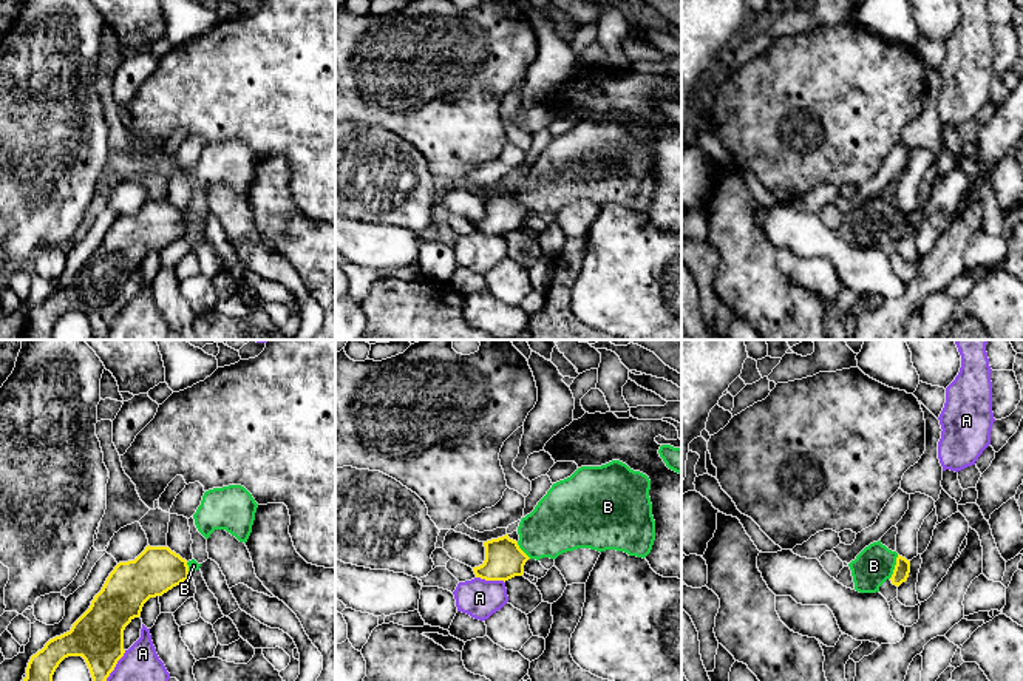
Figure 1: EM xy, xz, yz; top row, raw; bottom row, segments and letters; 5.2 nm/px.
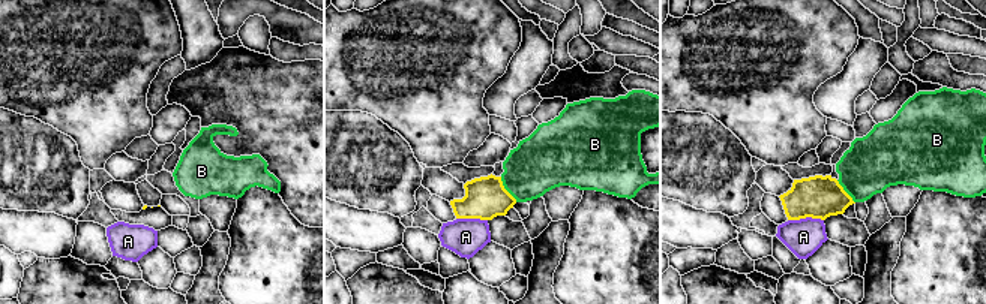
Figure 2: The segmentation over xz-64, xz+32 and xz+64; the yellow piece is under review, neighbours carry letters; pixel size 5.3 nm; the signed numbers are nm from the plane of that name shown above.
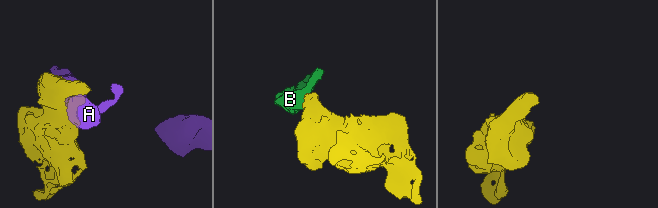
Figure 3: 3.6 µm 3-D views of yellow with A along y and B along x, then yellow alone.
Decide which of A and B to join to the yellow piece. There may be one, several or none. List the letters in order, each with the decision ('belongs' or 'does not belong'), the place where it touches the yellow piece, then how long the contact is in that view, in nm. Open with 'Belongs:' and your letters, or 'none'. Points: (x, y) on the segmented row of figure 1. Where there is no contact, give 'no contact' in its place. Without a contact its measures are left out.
Belongs: B
A: does not belong; contact xz (490, 579); length 160 nm
B: belongs; contact yz (895, 567); length 140 nm

